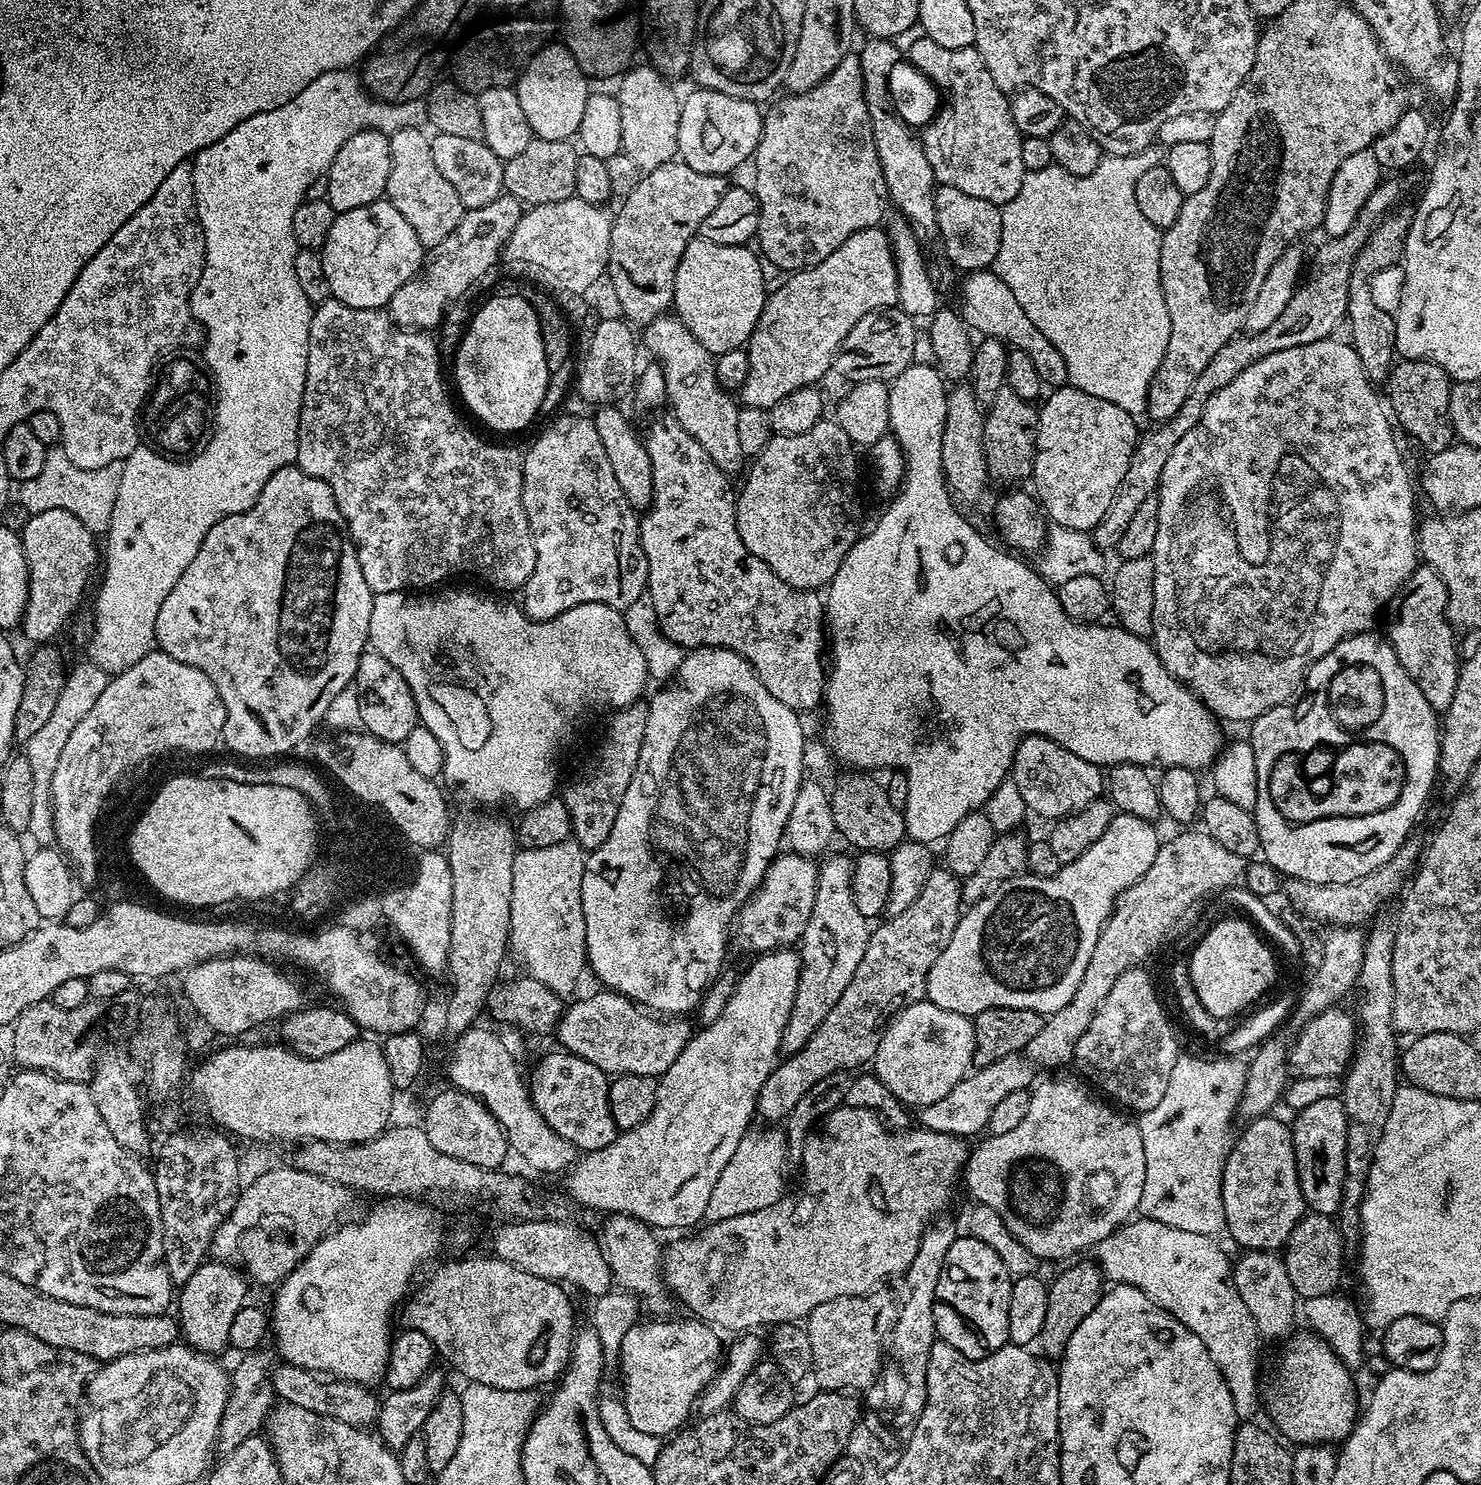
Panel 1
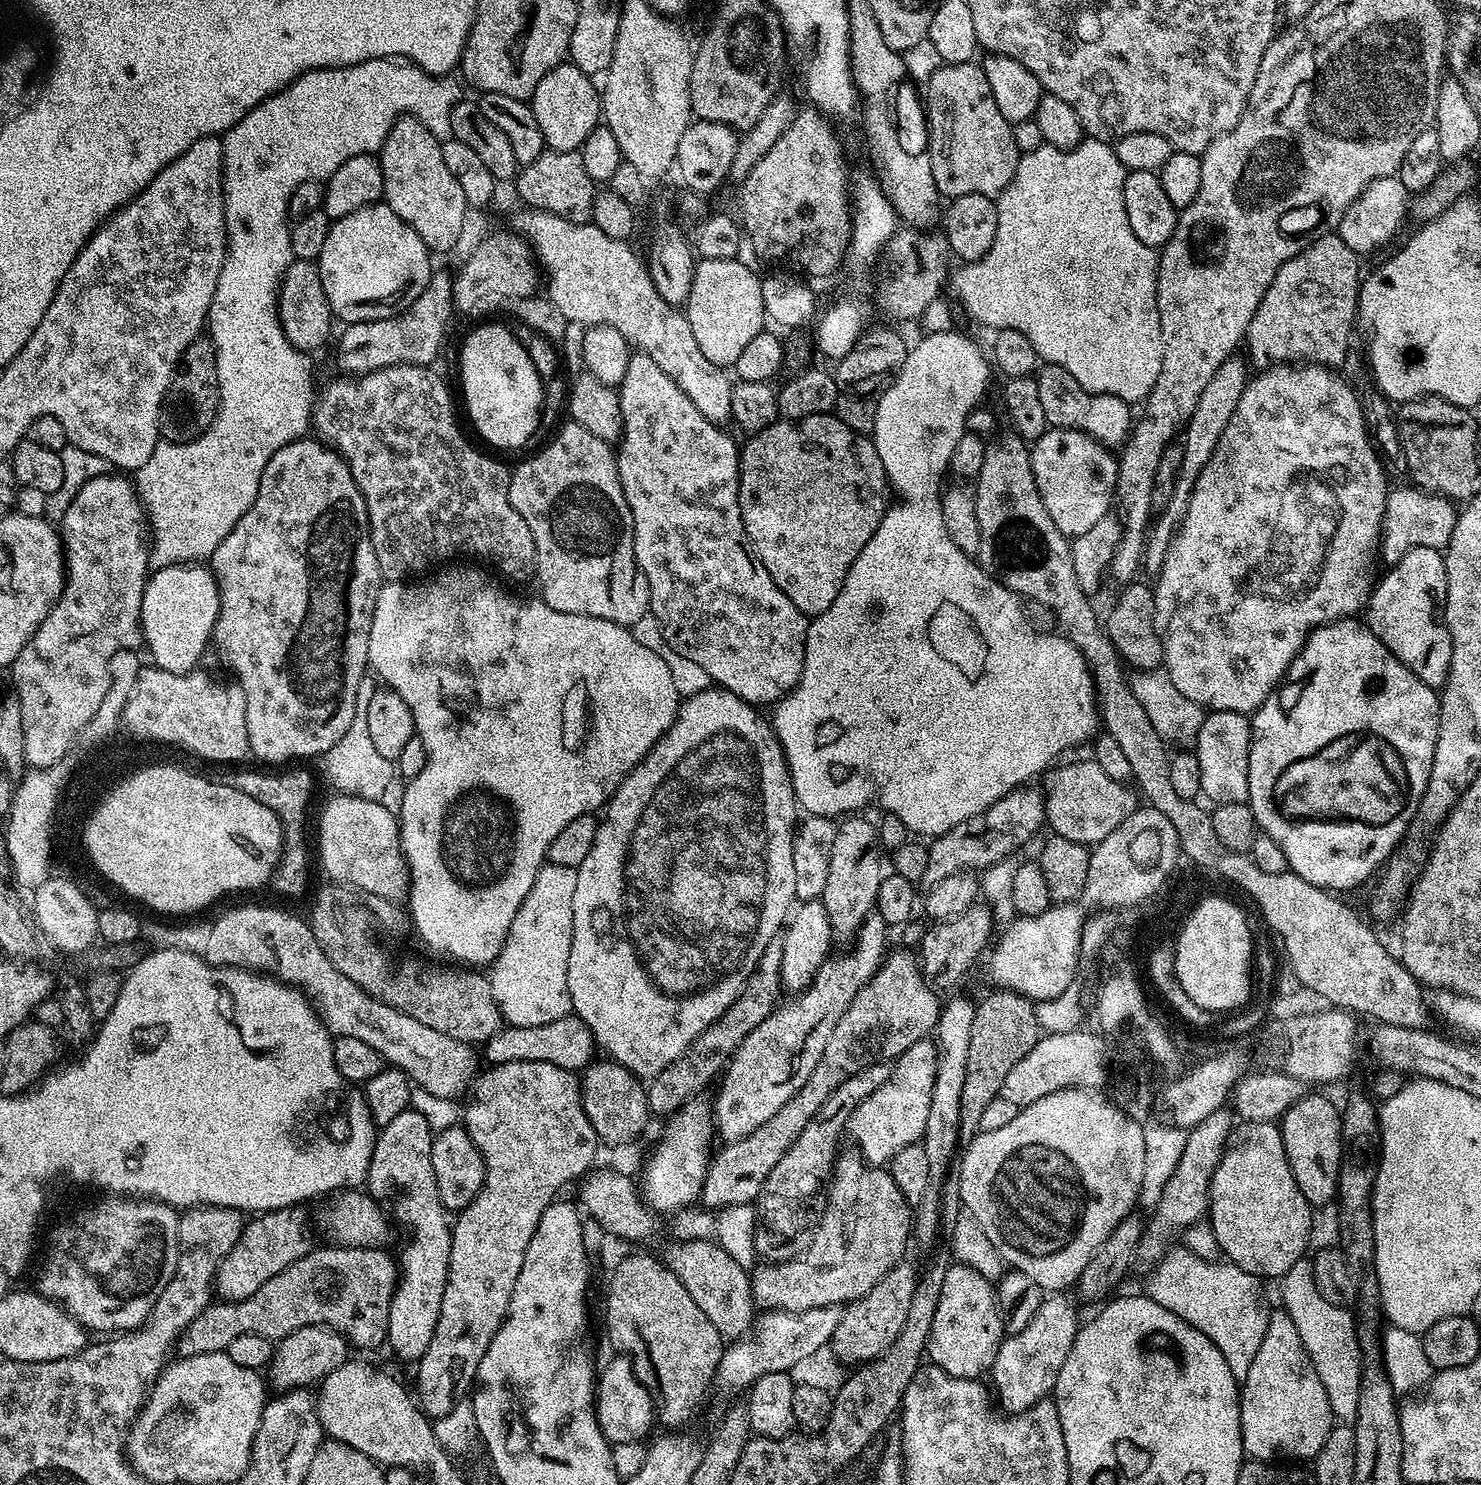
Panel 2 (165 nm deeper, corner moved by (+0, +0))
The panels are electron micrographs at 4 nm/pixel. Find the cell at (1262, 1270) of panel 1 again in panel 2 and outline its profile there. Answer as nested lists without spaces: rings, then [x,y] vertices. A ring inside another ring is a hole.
[[[1273,1311],[1268,1318],[1266,1338],[1250,1362],[1250,1374],[1240,1384],[1240,1429],[1244,1451],[1251,1459],[1269,1462],[1311,1461],[1322,1450],[1322,1442],[1331,1434],[1334,1417],[1326,1386],[1302,1346],[1302,1337],[1290,1314]]]

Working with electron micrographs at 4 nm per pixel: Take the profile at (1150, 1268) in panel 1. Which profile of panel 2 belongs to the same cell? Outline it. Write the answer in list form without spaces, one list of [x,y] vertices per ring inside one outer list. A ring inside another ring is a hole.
[[[1172,1246],[1154,1264],[1148,1276],[1146,1294],[1158,1306],[1166,1306],[1170,1314],[1178,1314],[1194,1330],[1202,1330],[1214,1346],[1218,1346],[1230,1374],[1238,1382],[1250,1374],[1250,1362],[1266,1338],[1266,1326],[1270,1315],[1268,1300],[1264,1297],[1261,1277],[1243,1272],[1236,1264],[1203,1260],[1187,1246]]]

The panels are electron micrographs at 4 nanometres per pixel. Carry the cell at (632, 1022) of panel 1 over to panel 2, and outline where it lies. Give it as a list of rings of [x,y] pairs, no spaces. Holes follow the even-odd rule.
[[[569,1014],[550,1022],[546,1026],[501,1027],[500,1031],[495,1032],[488,1039],[486,1042],[487,1048],[487,1063],[489,1065],[518,1062],[519,1060],[550,1062],[554,1066],[562,1066],[566,1071],[576,1074],[587,1068],[593,1059],[594,1041],[587,1026],[575,1014]]]

